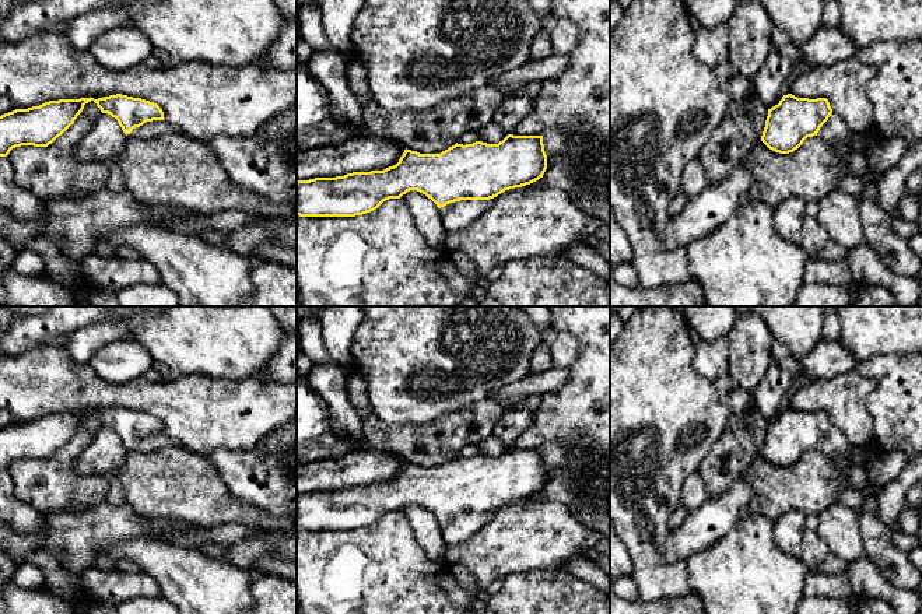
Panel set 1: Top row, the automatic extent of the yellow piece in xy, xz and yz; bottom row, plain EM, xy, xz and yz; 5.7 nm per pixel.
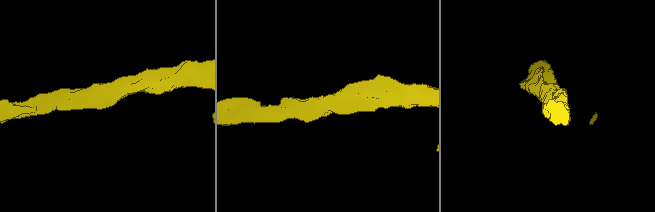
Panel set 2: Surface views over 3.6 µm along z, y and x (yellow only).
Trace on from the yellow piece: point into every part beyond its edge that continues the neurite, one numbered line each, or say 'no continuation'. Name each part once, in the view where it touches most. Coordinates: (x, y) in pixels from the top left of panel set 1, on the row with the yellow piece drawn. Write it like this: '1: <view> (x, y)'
1: xz (458, 216)

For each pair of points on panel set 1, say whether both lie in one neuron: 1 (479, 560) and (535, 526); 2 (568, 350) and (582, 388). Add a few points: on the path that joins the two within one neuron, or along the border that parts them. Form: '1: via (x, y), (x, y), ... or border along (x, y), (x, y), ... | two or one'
1: via (493, 553), (521, 536) | one
2: border along (564, 330), (579, 346), (579, 355), (568, 367) | two

